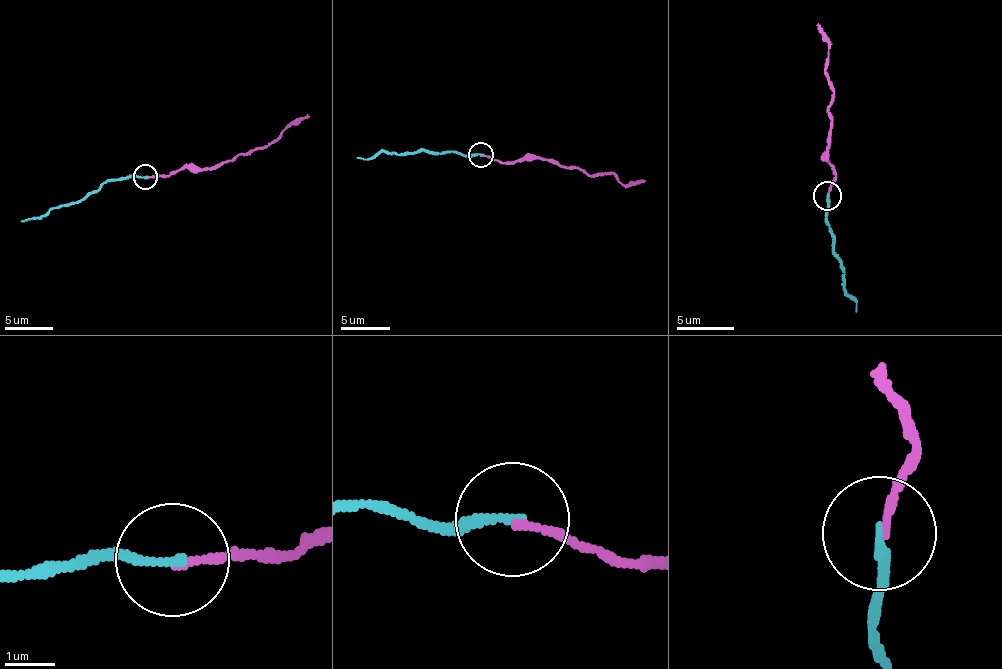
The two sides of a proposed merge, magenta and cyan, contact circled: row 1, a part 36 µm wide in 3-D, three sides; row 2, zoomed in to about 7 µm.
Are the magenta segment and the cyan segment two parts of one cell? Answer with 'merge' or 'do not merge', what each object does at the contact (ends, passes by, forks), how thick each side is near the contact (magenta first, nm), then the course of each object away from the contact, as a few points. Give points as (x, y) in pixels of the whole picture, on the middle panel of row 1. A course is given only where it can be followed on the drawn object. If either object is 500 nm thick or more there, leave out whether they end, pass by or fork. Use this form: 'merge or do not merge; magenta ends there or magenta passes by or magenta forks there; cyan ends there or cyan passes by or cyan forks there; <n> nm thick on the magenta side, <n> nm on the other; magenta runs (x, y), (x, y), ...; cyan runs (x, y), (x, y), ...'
merge; magenta ends there; cyan ends there; 140 nm thick on the magenta side, 160 nm on the other; magenta runs (480, 154), (505, 162), (549, 159), (592, 175), (612, 173), (626, 184), (645, 180); cyan runs (480, 154), (388, 152), (368, 159), (356, 157)

